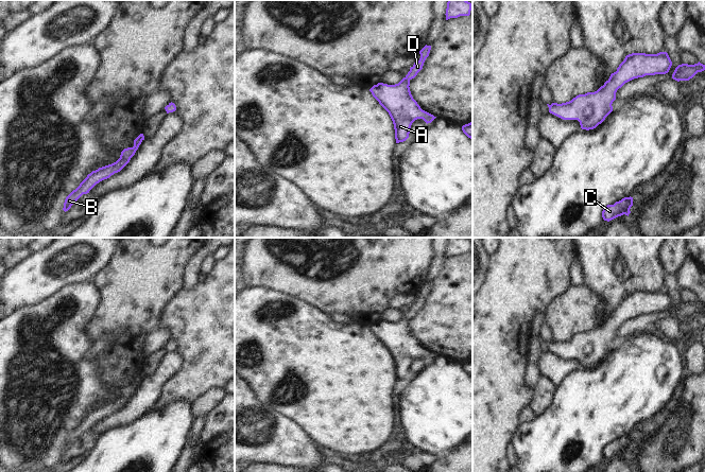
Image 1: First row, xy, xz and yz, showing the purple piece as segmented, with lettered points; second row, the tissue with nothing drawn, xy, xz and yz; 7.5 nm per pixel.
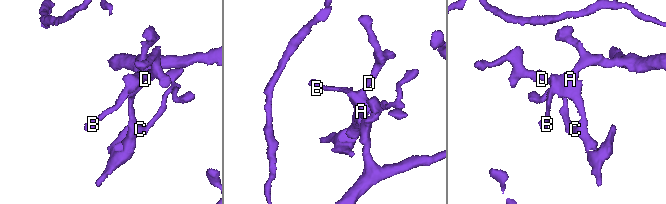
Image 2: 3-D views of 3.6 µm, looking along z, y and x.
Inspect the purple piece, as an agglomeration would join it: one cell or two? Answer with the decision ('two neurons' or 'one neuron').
one neuron

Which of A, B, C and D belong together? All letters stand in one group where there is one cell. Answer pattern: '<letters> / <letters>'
A B C D

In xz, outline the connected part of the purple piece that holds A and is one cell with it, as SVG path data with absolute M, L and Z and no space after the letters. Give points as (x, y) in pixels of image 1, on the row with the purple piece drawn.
M425 46L420 51L420 58L410 68L408 74L395 85L378 83L369 91L379 104L389 112L395 129L396 143L409 138L412 123L423 119L427 124L436 117L423 110L413 99L410 91L410 81L423 69L426 58L429 56L431 46Z

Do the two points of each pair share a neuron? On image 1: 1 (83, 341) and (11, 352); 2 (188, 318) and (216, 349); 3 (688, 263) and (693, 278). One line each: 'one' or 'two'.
1: one
2: one
3: one

